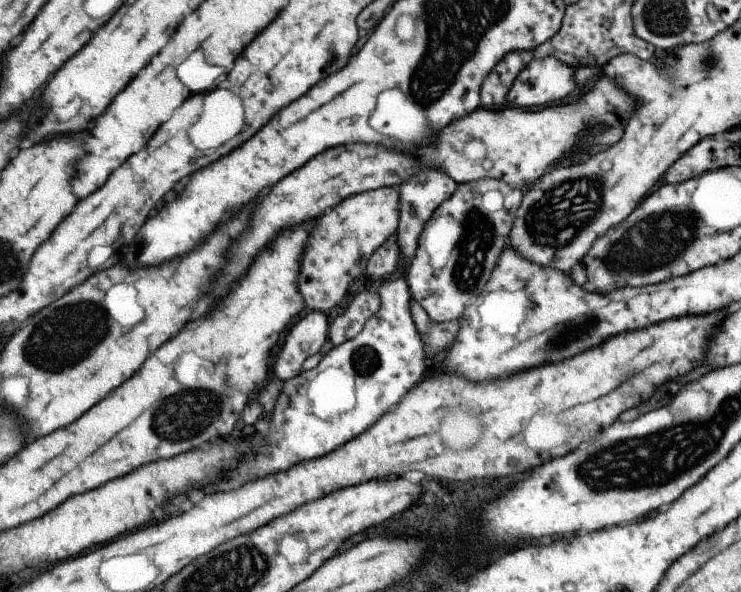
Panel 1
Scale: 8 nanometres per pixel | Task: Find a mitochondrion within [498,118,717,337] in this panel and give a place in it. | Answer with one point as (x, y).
(654, 242)

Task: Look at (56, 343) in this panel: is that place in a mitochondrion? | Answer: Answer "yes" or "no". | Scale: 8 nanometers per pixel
yes

